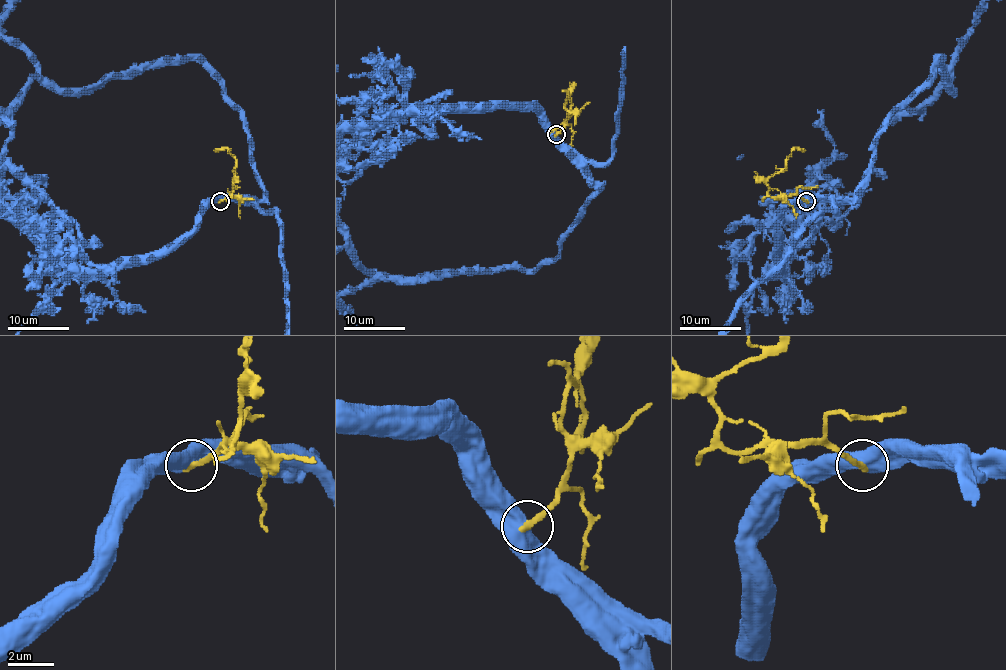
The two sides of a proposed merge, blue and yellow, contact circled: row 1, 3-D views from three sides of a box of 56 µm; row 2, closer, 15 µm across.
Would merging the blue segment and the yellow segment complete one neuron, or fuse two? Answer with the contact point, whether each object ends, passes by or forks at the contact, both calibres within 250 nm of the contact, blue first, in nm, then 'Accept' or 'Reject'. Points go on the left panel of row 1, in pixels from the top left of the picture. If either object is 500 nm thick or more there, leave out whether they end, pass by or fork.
Place: (220, 201). Thickness 650 nm (blue) against 280 nm. Reject

